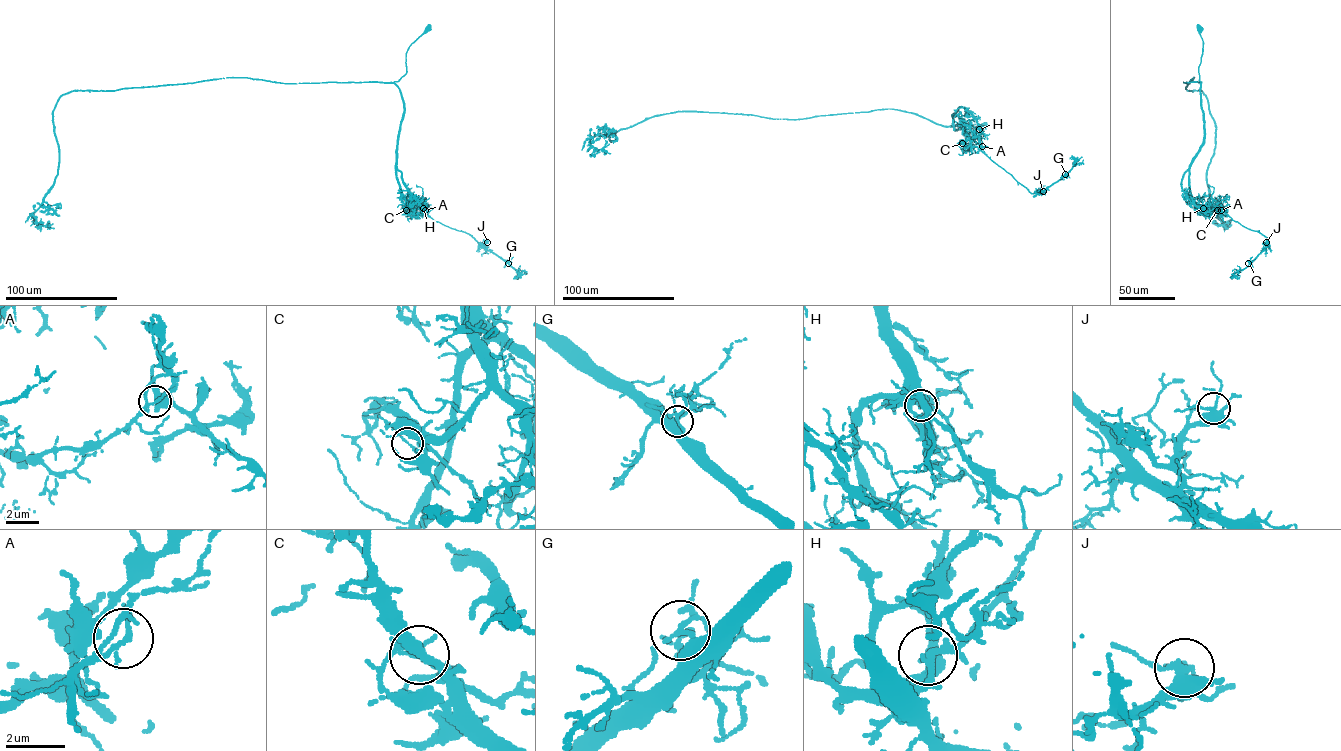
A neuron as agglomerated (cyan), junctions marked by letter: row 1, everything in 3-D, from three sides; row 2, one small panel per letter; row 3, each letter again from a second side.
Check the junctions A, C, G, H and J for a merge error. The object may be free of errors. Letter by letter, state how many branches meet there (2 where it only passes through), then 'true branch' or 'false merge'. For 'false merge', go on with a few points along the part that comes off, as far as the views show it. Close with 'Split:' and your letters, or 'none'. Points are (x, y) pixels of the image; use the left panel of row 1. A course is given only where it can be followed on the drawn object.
A: 4 branches meet; false merge; foreign part runs (425, 210), (434, 221), (472, 236), (518, 271), (520, 275), (516, 278), (517, 275)
C: 3 branches meet; true branch
G: 2 branches meet; true branch
H: 4 branches meet; true branch
J: 5 branches meet; true branch
Split: A

